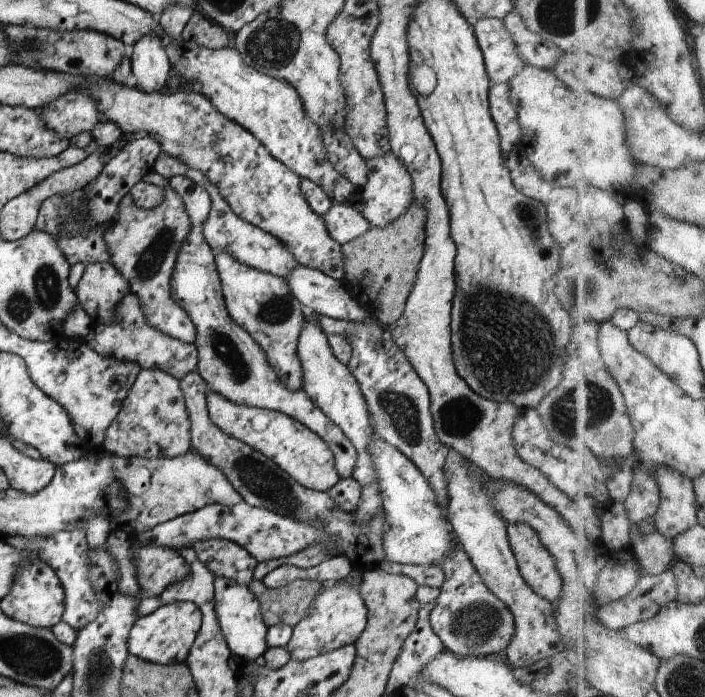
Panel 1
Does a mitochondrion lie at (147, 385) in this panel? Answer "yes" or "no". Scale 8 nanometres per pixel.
no

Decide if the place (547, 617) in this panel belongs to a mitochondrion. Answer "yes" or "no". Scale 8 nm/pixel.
no

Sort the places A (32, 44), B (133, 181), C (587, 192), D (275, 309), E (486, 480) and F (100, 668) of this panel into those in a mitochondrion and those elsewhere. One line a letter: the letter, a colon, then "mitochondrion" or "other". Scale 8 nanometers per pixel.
A: mitochondrion
B: other
C: other
D: mitochondrion
E: other
F: mitochondrion

